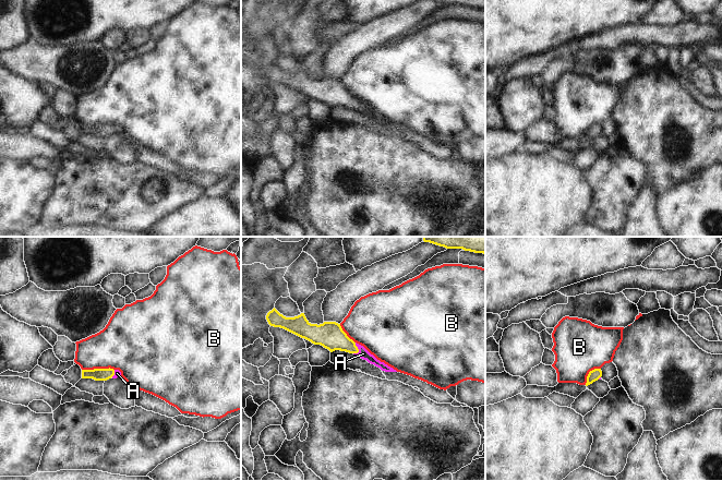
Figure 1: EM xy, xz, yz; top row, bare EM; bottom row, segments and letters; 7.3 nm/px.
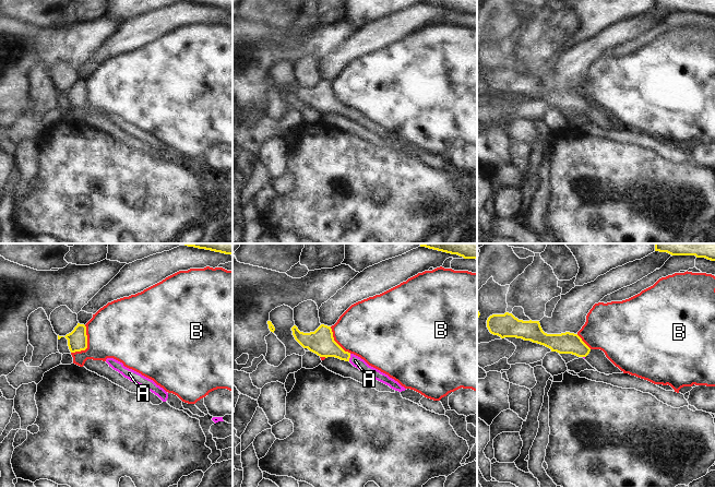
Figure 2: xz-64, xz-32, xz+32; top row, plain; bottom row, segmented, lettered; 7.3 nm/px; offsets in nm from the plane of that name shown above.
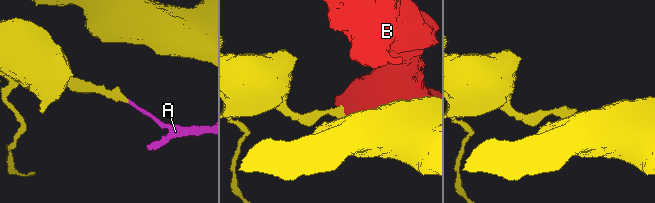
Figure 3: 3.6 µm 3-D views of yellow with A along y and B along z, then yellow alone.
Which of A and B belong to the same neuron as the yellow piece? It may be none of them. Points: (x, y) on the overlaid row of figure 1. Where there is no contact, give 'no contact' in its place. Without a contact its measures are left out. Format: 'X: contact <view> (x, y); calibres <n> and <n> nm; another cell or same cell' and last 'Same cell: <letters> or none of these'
A: contact xz (357, 348); calibres 200 and 80 nm; same cell
B: contact xy (97, 369); calibres 100 and 360 nm; another cell
Same cell: A

